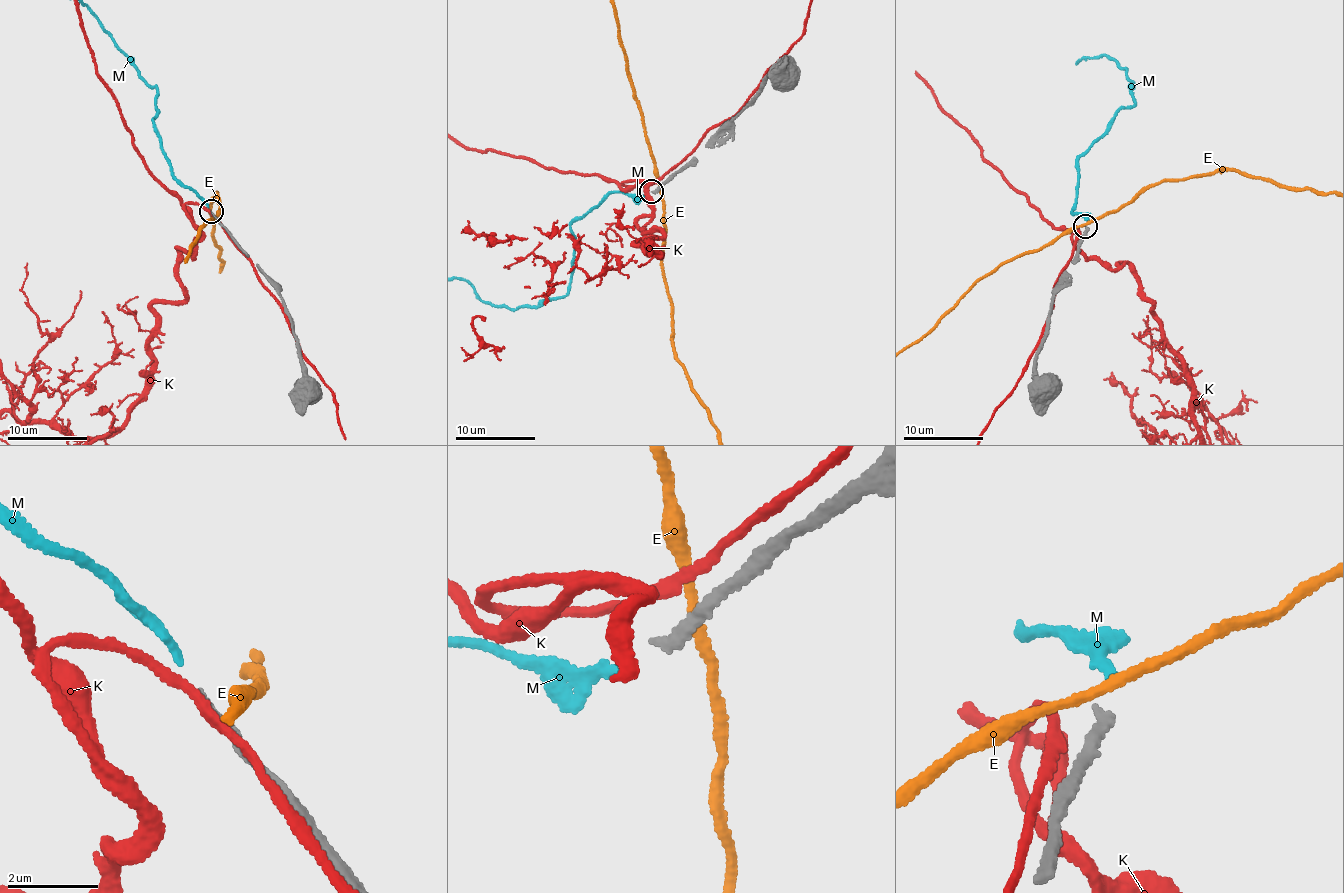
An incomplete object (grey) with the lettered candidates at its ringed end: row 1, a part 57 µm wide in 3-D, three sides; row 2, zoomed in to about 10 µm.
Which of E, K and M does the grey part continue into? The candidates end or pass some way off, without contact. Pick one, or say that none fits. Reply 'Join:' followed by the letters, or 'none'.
Join: M

